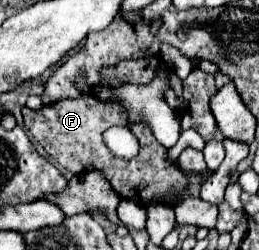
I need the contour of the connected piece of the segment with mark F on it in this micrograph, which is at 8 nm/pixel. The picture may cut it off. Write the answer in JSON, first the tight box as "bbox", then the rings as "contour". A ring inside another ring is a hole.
{"bbox":[23,92,189,206],"contour":[[[93,92],[81,98],[67,98],[53,106],[43,106],[39,112],[23,108],[25,126],[31,136],[45,148],[45,152],[65,170],[79,174],[99,168],[107,180],[111,182],[113,190],[139,206],[149,206],[153,202],[169,202],[173,196],[171,192],[181,192],[189,180],[167,160],[167,148],[157,142],[151,128],[145,122],[131,122],[127,112],[111,102],[103,102],[95,98]],[[109,126],[127,126],[139,140],[139,152],[133,160],[121,160],[109,152],[103,142],[103,132]]]}

